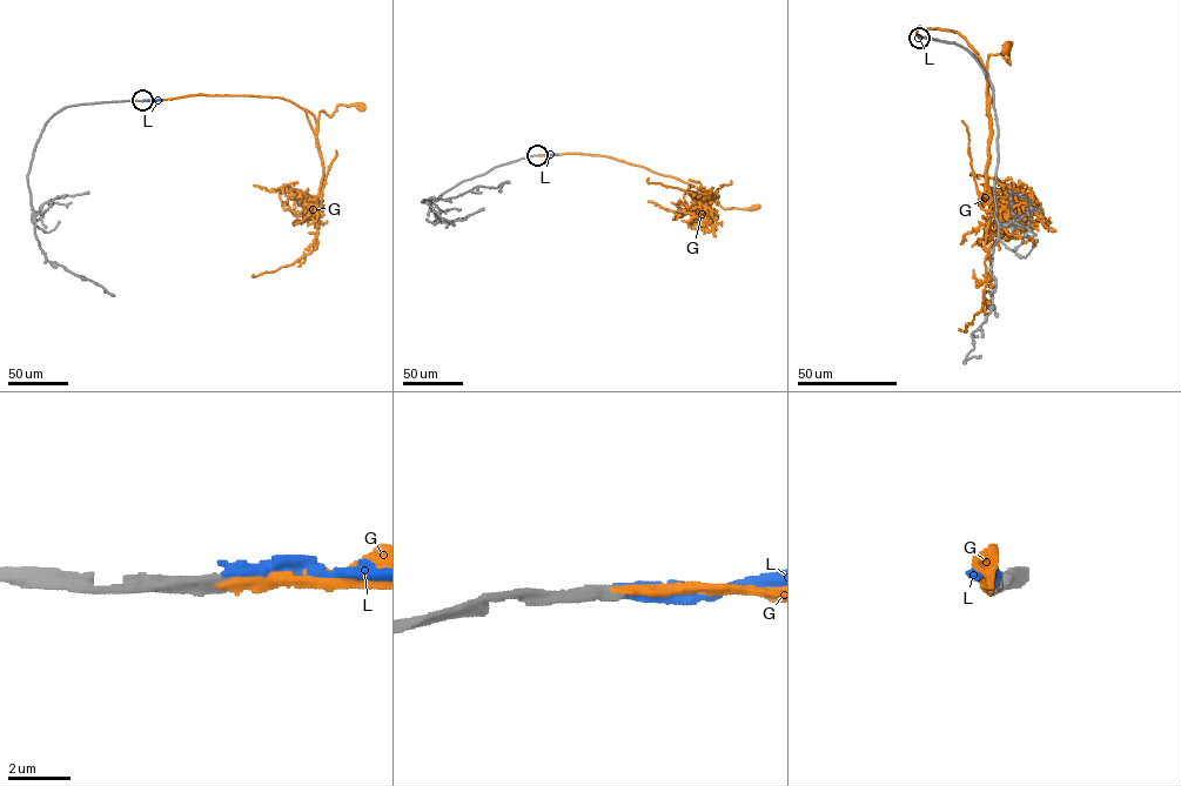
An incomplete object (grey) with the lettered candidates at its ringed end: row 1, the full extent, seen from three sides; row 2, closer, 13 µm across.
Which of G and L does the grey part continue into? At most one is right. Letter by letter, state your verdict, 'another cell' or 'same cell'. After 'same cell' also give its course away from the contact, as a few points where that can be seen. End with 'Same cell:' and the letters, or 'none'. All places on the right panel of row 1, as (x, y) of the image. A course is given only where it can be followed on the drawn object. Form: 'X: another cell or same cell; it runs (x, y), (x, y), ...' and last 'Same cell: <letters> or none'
G: same cell; it runs (920, 38), (919, 27), (963, 37), (987, 74), (986, 91), (987, 56), (1001, 54), (1010, 64), (1006, 46)
L: another cell
Same cell: G

